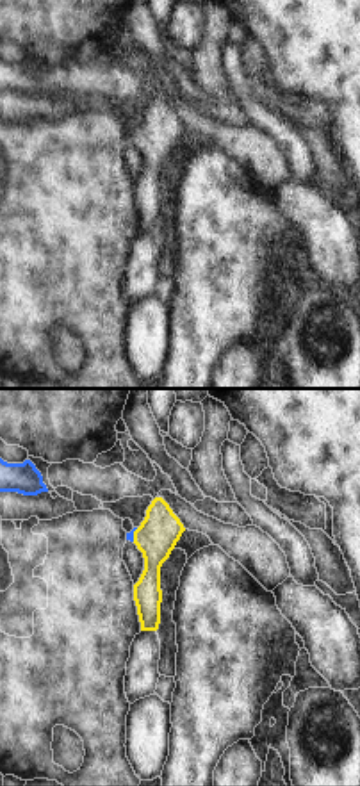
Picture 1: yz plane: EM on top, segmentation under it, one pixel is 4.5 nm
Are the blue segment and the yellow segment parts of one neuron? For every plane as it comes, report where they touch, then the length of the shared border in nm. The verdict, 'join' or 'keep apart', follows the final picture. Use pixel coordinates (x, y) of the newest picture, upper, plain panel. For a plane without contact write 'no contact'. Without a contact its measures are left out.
(132, 136) | 70 nm

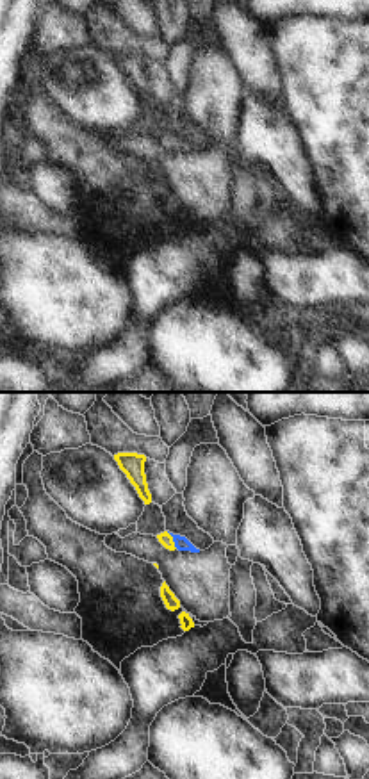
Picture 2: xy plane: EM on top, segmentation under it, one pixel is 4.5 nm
(173, 141) | 90 nm

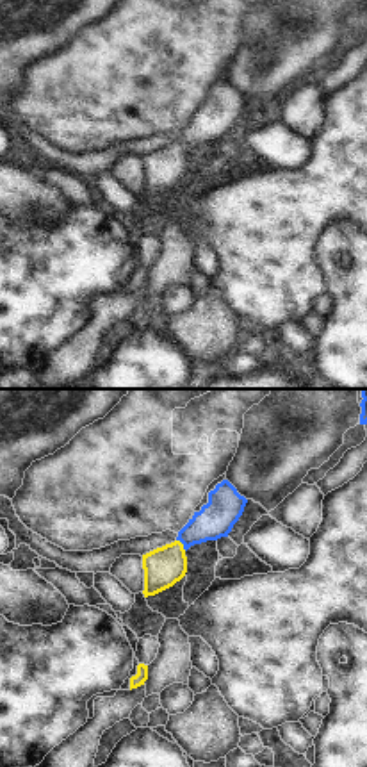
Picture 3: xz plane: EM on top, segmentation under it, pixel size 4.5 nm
(182, 143) | 70 nm

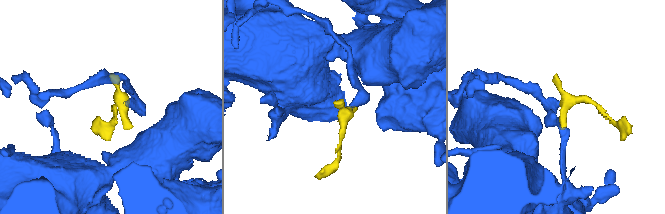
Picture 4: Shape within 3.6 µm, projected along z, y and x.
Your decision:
join

